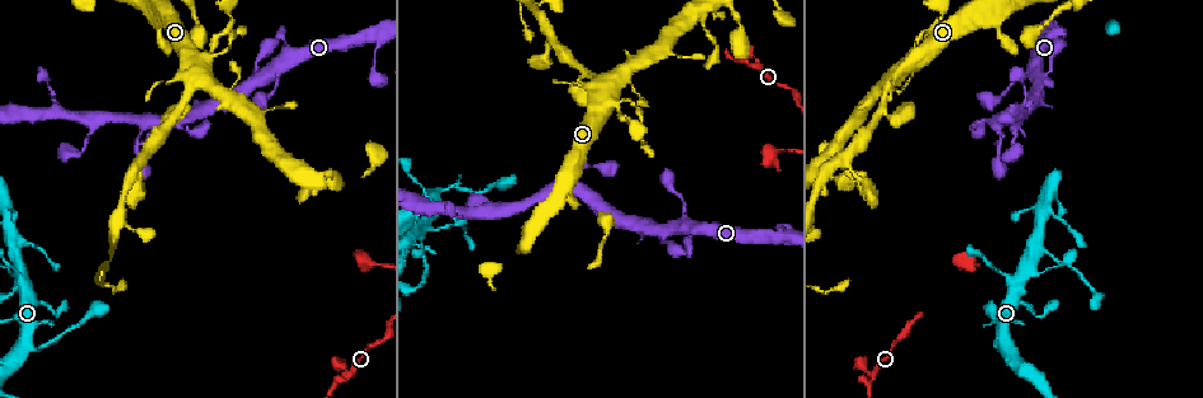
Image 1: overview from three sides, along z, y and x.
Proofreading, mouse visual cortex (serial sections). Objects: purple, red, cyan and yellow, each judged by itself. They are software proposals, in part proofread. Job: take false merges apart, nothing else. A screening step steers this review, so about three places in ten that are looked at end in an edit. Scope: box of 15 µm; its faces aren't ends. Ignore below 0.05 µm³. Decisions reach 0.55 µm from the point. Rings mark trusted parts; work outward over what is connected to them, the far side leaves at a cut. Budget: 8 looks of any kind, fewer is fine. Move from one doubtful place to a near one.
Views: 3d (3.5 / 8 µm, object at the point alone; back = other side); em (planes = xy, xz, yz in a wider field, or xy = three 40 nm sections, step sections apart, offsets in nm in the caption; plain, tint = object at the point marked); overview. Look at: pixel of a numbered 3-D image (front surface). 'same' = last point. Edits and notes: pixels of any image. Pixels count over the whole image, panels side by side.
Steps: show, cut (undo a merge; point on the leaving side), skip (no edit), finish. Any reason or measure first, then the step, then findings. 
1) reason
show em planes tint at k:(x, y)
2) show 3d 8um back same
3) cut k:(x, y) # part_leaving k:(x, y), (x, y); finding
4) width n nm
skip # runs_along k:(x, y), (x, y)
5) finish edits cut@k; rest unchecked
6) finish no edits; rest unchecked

show em xy step 2 tint at 1:(868, 382)

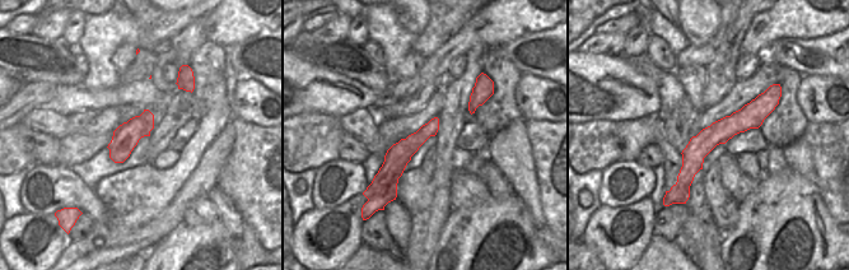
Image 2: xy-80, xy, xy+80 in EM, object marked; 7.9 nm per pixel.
show 3d 3.5um same

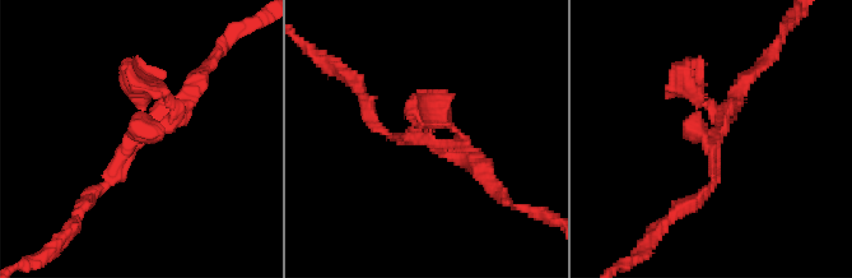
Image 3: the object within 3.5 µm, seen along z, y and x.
arm_widths 100, 200 nm
cut 3:(133, 75) # part_leaving 3:(172, 101), (129, 78), (133, 58); two cells meet here

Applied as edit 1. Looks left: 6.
show overview

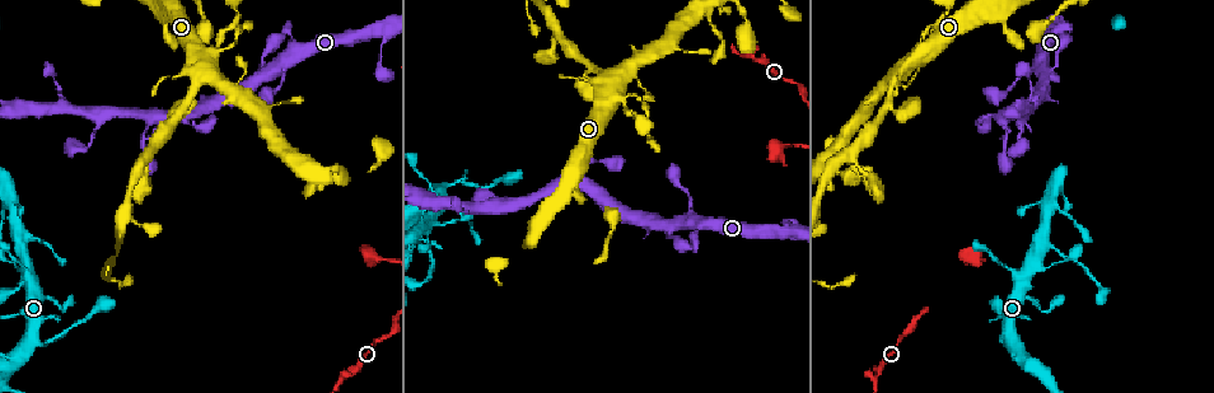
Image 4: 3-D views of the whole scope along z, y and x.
three arms meet
show 3d 3.5um at 4:(616, 96)

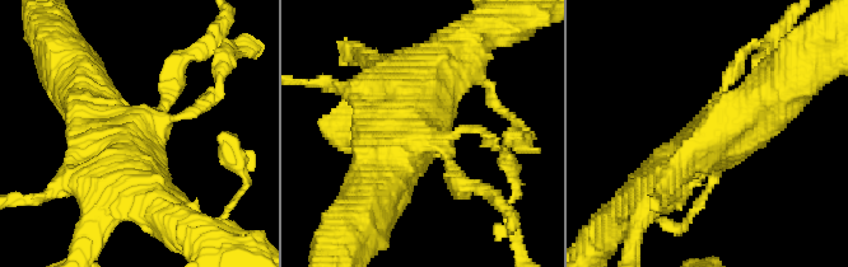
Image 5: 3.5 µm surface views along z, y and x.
need the tissue
show em xy step 3 tint at 5:(429, 137)

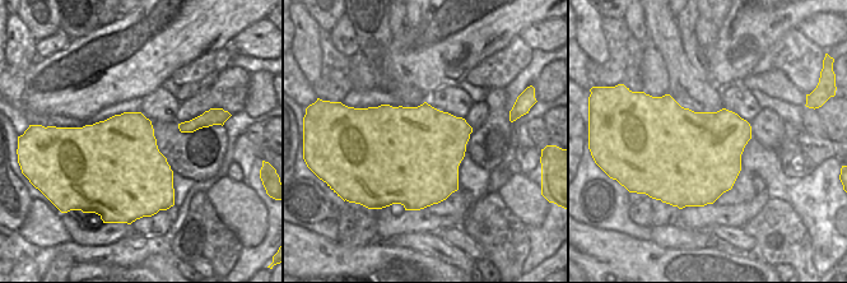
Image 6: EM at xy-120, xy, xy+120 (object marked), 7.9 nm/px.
show em xy step 5 tint same

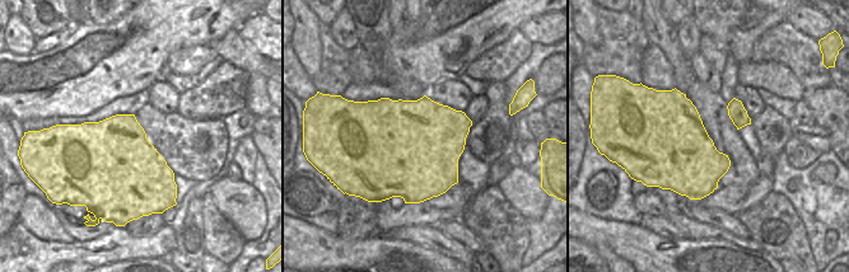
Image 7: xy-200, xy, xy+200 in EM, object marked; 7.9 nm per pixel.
cut 5:(226, 61) # part_leaving 5:(219, 47), (234, 55), (259, 43); two cells meet here

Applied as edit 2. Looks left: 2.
finish edits cut@3, cut@5; rest unchecked

